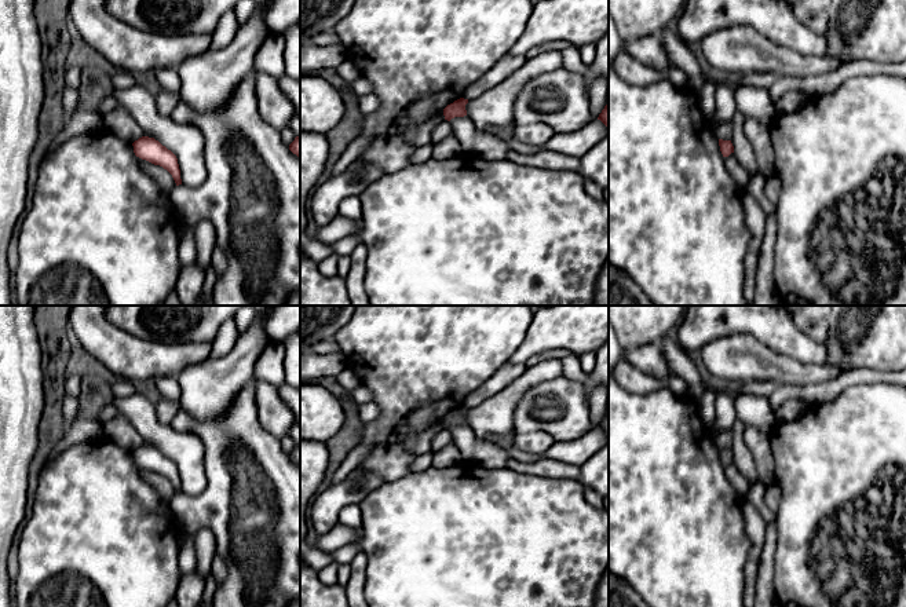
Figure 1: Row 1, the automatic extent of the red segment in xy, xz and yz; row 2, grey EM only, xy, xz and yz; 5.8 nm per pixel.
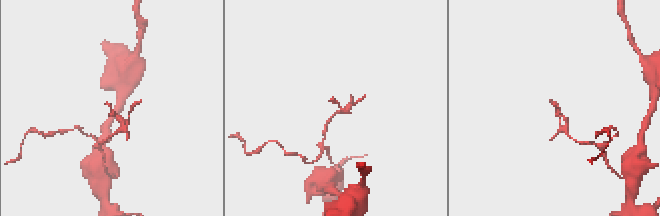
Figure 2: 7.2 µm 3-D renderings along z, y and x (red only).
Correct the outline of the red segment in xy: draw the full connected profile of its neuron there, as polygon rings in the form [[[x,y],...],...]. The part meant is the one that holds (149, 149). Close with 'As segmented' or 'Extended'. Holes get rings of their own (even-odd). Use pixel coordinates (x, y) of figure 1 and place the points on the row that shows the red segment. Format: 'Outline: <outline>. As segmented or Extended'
Outline: [[[149,136],[139,138],[132,146],[136,157],[162,167],[172,175],[176,186],[182,184],[178,158],[171,150]]]. As segmented

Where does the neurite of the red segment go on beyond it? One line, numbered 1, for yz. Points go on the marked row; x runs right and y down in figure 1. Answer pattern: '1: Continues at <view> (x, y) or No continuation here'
1: No continuation here

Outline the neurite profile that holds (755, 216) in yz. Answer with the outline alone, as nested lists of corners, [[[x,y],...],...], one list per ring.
[[[746,191],[744,195],[744,212],[748,230],[750,233],[750,242],[748,255],[745,257],[745,281],[744,296],[749,306],[755,299],[756,271],[759,267],[759,253],[766,234],[766,212],[761,205]]]

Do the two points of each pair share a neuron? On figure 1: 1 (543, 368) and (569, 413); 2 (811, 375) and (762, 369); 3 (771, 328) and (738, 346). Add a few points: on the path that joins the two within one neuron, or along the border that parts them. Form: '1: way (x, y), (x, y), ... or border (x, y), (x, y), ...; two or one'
1: border (561, 375), (529, 386), (521, 395); two
2: way (799, 373), (774, 369); one
3: border (722, 337), (730, 333), (751, 333), (782, 355); two

